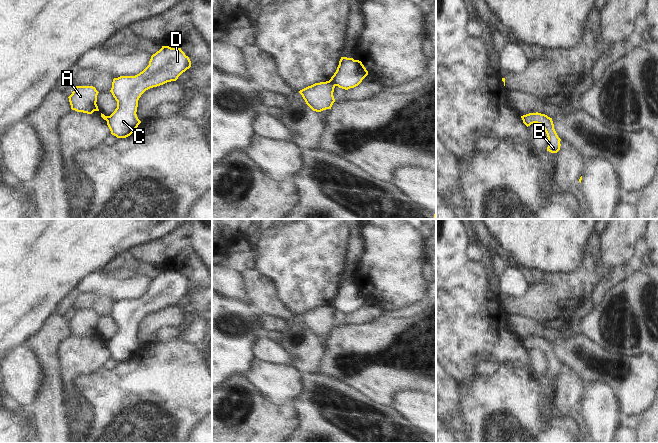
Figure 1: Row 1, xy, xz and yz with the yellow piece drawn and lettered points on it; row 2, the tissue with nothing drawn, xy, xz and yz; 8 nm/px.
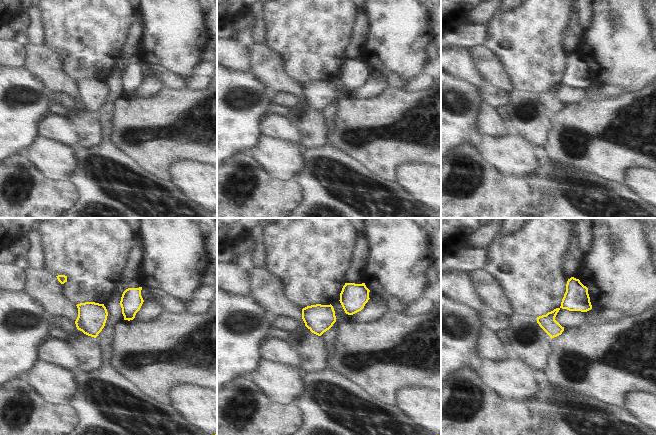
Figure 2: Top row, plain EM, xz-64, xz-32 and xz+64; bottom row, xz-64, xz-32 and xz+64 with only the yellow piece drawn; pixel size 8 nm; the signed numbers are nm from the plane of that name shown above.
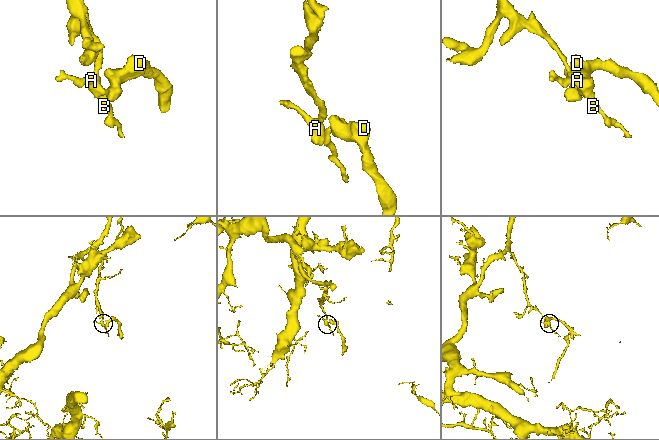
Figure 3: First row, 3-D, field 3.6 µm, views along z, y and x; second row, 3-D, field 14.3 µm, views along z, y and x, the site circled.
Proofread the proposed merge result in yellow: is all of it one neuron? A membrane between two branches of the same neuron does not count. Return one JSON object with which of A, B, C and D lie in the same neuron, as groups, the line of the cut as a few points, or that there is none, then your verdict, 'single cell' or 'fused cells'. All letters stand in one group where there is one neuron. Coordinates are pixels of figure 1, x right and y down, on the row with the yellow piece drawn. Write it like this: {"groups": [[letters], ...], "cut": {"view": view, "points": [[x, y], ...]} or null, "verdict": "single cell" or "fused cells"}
{"groups": [["A", "B"], ["C", "D"]], "cut": {"view": "xz", "points": [[329, 80], [335, 85]]}, "verdict": "fused cells"}

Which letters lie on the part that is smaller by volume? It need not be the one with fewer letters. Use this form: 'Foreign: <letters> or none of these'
Foreign: C, D

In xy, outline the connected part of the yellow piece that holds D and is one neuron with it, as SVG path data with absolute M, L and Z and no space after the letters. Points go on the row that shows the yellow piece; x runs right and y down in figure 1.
M162 46L159 51L151 56L149 65L142 72L135 76L120 76L114 78L110 92L117 101L117 108L110 116L106 116L107 125L111 134L117 138L130 136L141 123L136 114L138 100L141 95L150 88L176 81L178 77L190 67L191 61L181 48Z

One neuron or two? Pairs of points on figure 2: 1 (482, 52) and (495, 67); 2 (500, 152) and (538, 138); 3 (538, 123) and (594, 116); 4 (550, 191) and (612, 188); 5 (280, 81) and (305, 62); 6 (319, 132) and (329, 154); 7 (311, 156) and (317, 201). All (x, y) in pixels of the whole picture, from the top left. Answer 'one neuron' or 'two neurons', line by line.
1: one neuron
2: two neurons
3: two neurons
4: one neuron
5: two neurons
6: two neurons
7: one neuron

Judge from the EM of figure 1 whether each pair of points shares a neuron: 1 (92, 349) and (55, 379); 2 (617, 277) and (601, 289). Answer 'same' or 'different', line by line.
1: different
2: same

